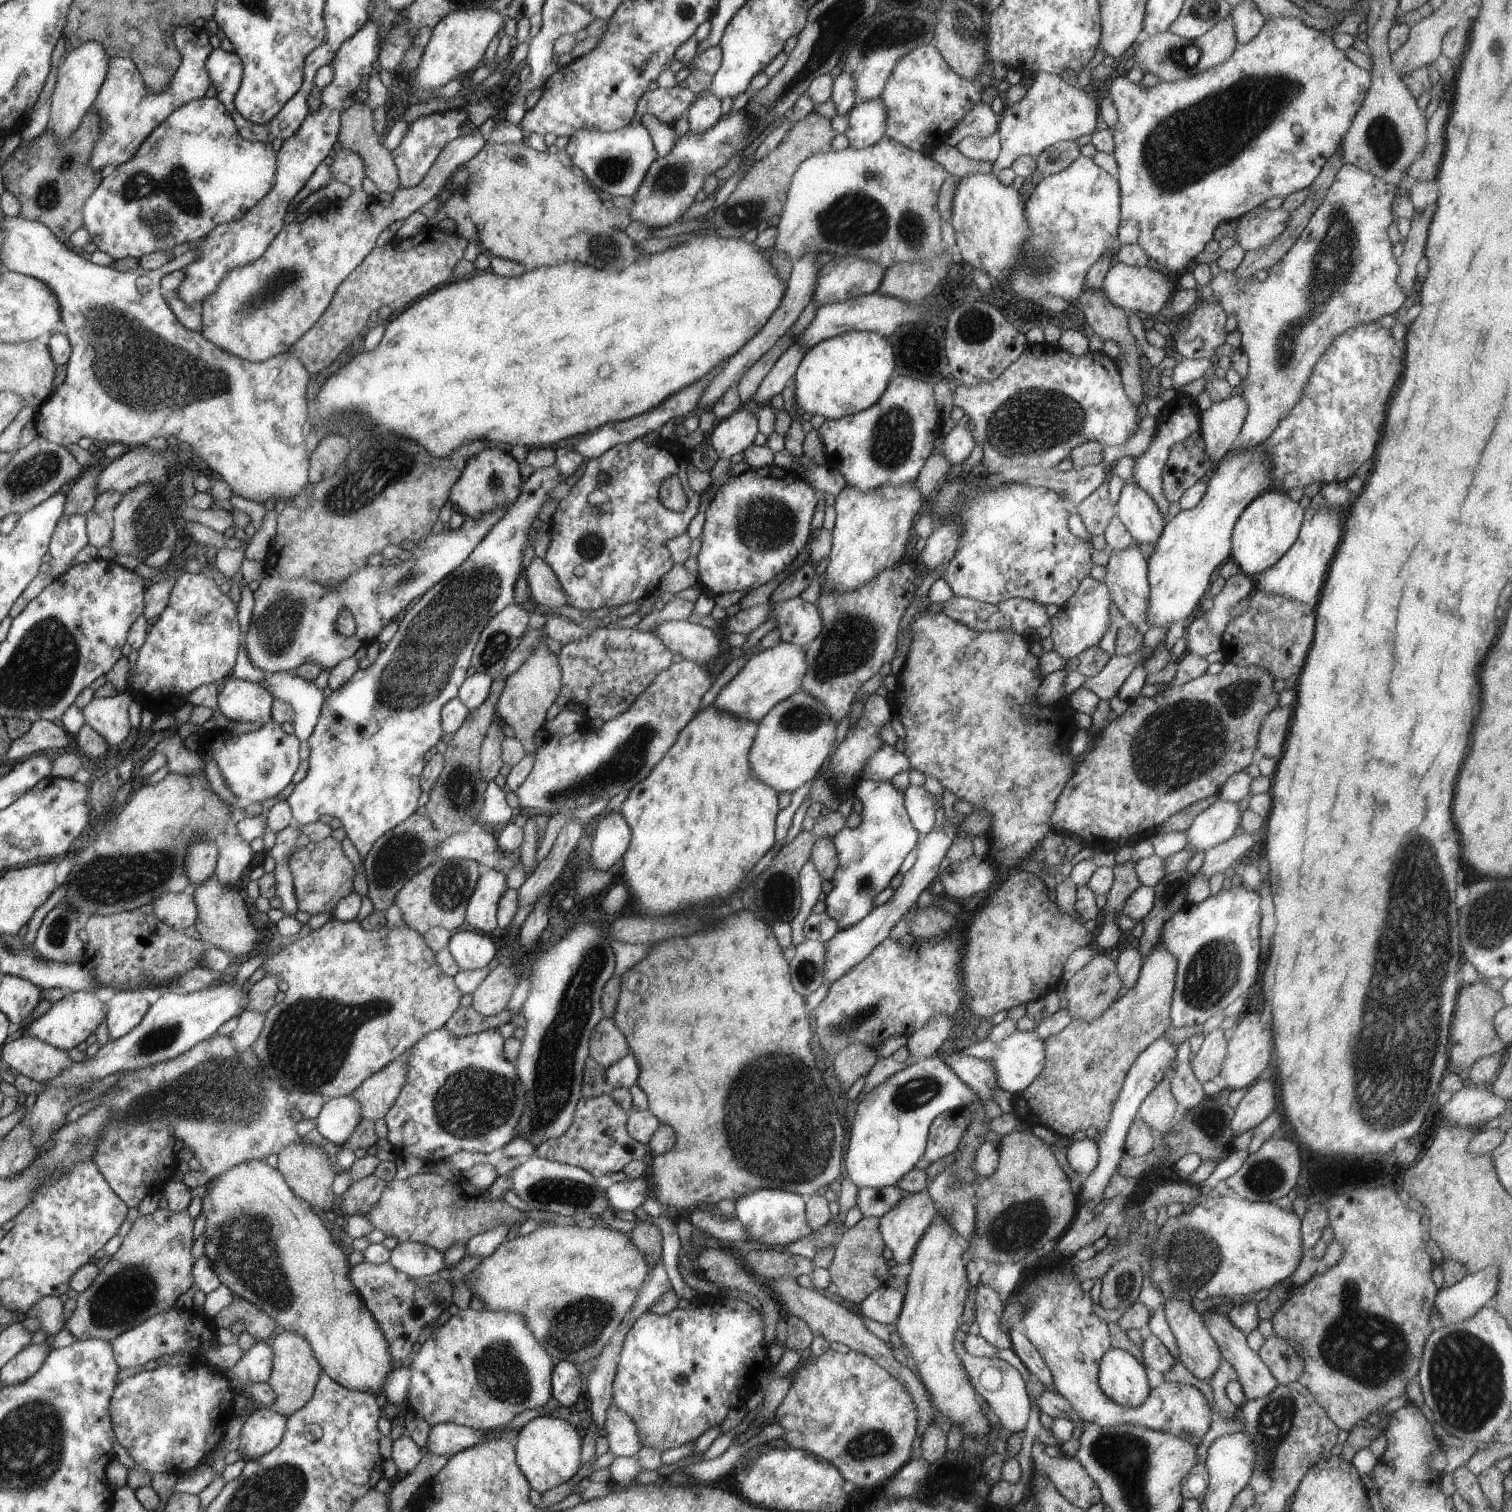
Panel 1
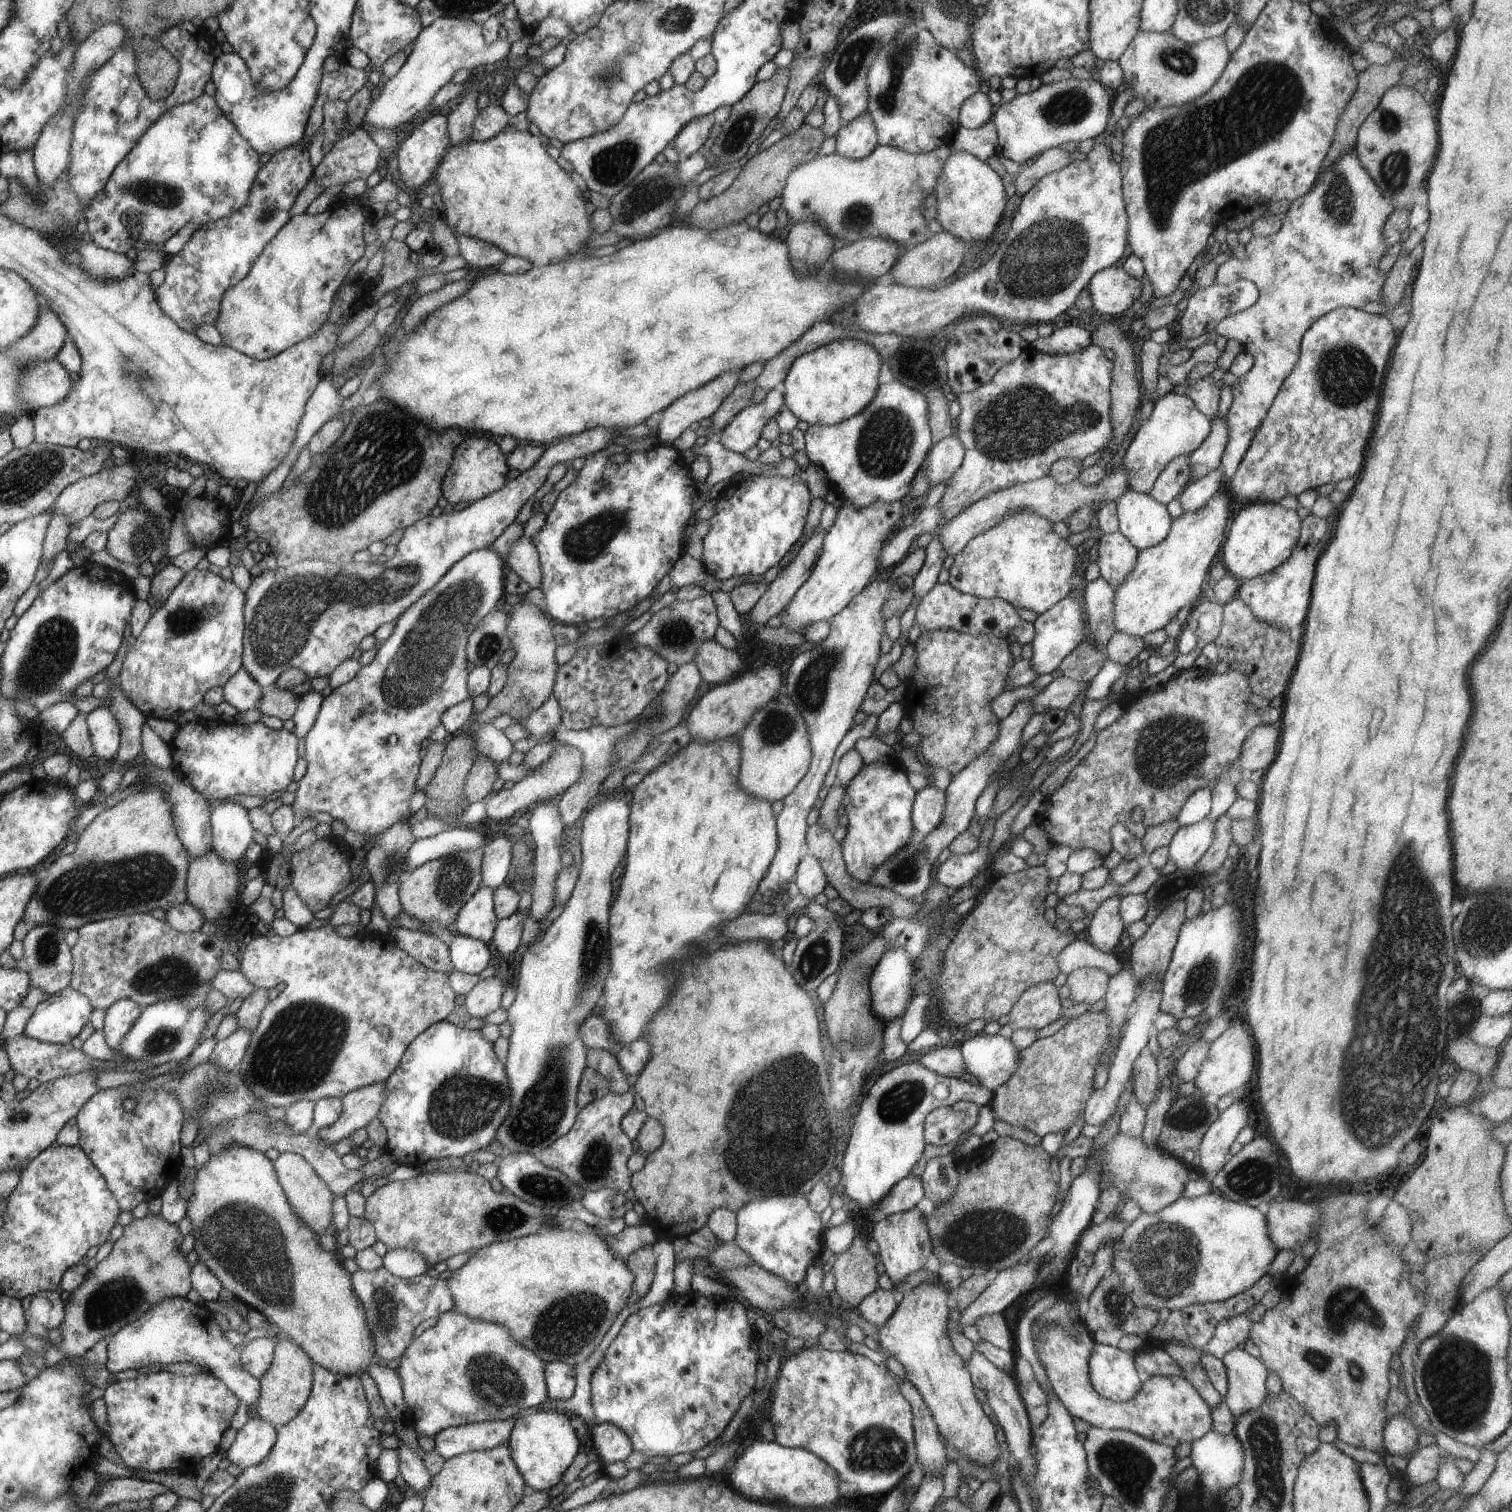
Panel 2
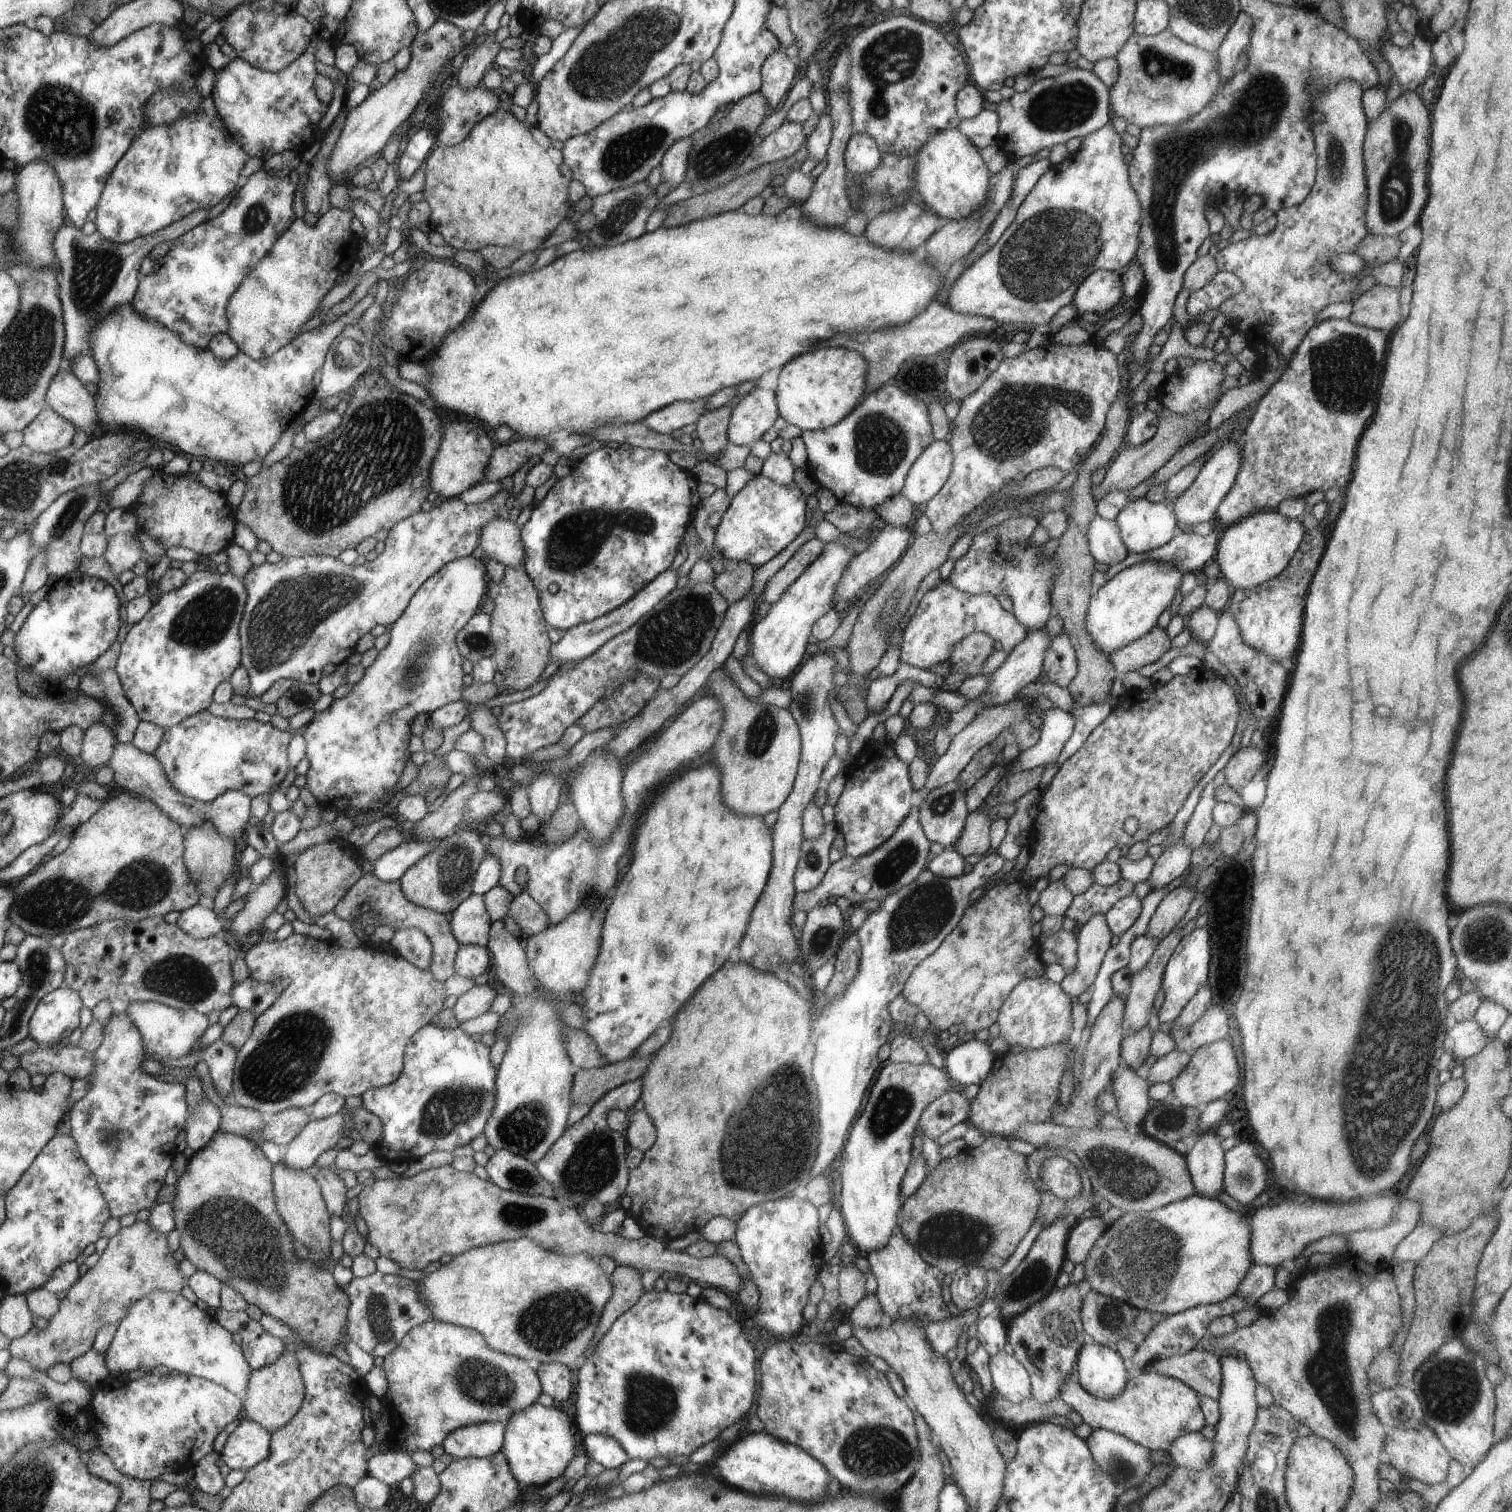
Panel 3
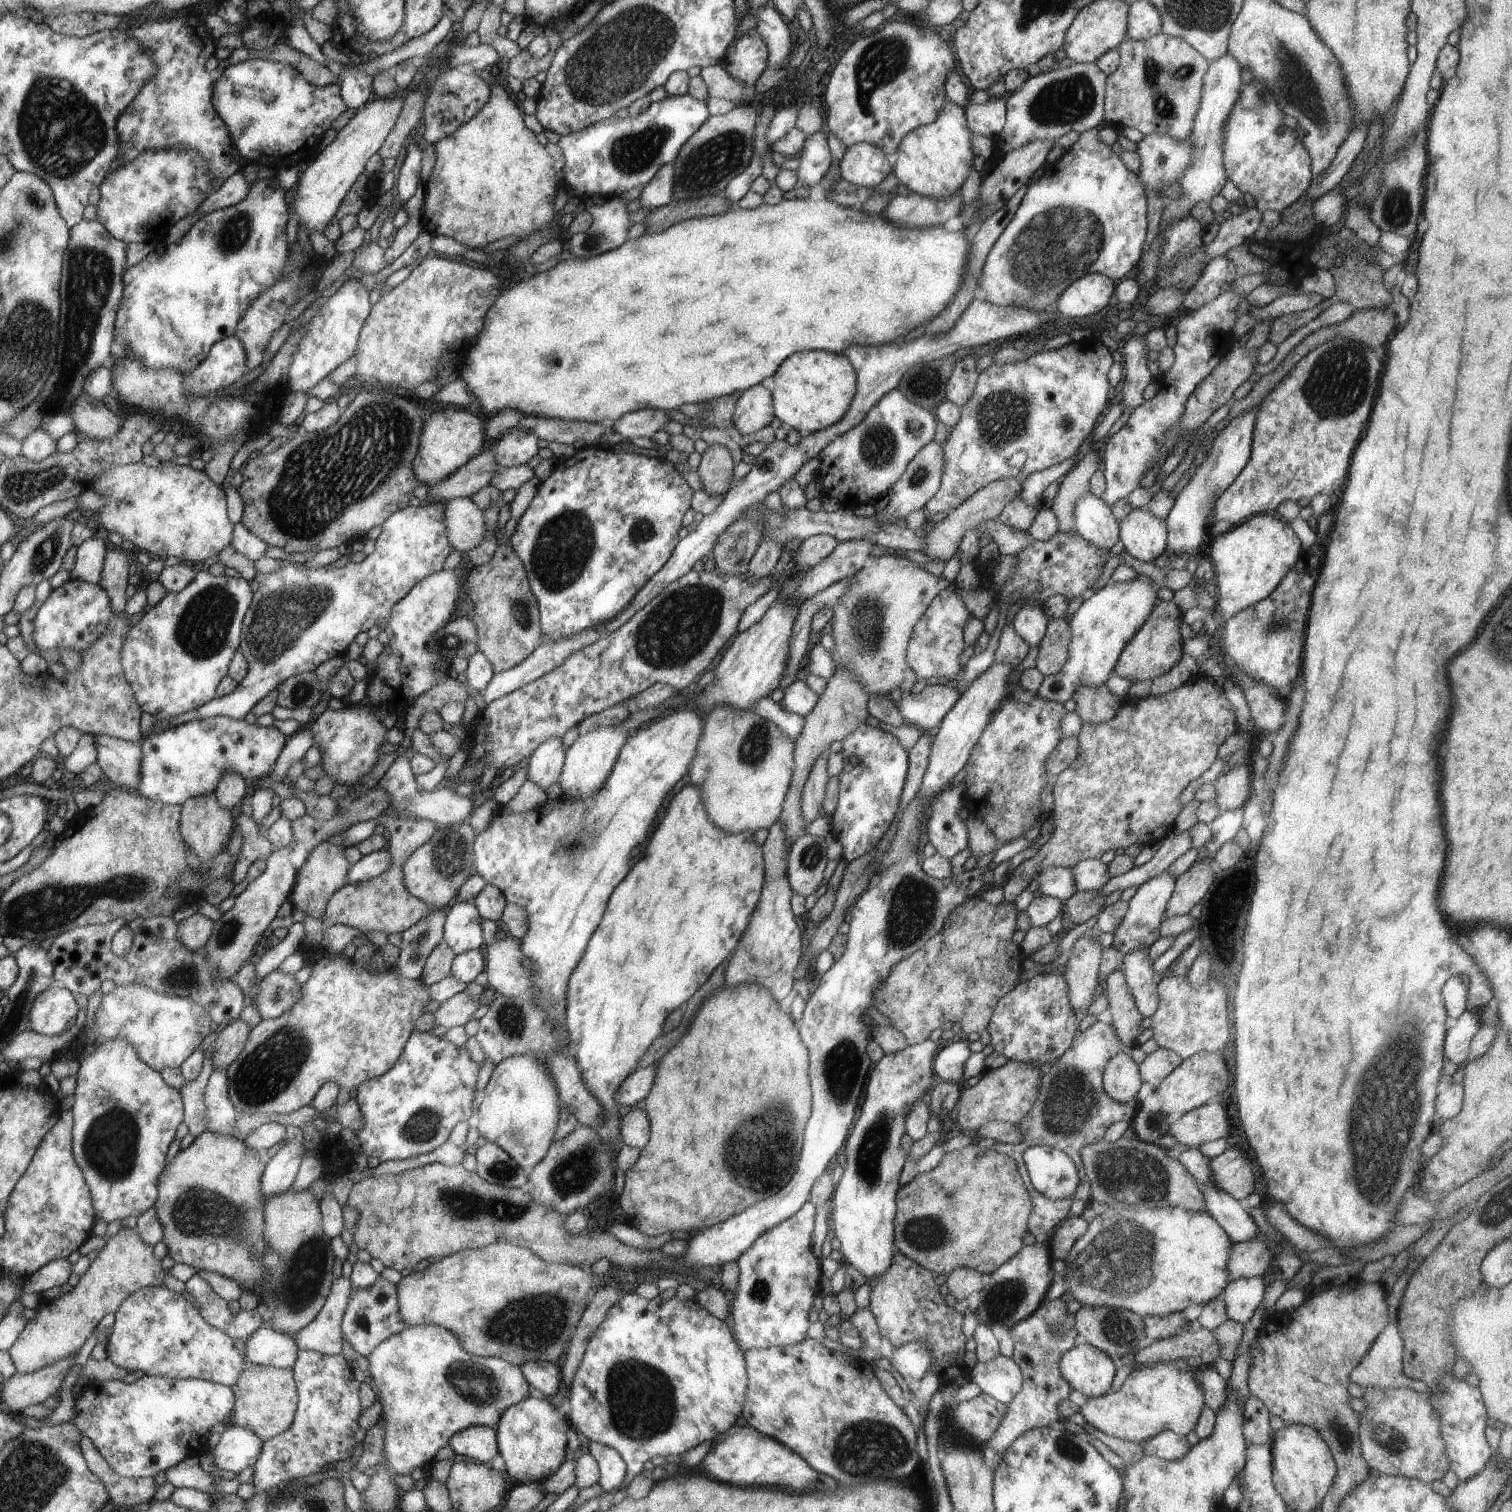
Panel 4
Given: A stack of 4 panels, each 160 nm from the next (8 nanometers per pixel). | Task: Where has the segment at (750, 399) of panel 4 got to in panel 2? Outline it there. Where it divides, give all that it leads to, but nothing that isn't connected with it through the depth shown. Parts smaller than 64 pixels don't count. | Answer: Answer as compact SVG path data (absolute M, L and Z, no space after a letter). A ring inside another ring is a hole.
M768 391L759 404L741 410L720 432L720 442L729 451L743 455L758 442L764 425L784 408L783 392Z

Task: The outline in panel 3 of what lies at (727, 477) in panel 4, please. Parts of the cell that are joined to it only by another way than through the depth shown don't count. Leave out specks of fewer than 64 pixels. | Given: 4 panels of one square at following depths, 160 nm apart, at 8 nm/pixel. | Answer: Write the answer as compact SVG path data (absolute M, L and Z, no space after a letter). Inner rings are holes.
M726 403L714 410L708 409L695 422L702 448L711 458L717 457L719 452L730 443L727 437L727 430L732 411L730 404Z

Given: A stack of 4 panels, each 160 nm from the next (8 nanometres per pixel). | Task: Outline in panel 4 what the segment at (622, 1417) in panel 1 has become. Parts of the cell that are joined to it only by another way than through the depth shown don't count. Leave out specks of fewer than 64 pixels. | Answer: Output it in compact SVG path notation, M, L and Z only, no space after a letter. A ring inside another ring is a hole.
M596 1441L585 1443L584 1449L597 1460L598 1483L603 1492L617 1492L626 1477L626 1463L620 1453L615 1448Z

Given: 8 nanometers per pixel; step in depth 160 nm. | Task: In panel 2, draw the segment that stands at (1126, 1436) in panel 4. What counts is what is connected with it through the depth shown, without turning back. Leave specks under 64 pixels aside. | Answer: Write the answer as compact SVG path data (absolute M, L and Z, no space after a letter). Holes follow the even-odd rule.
M1082 1321L1075 1326L1075 1333L1058 1323L1048 1323L1035 1336L1035 1348L1052 1388L1074 1418L1088 1422L1092 1428L1124 1429L1173 1447L1183 1442L1192 1443L1211 1430L1211 1406L1182 1375L1154 1375L1142 1383L1138 1394L1131 1401L1125 1403L1100 1396L1090 1382L1088 1364L1096 1342L1095 1334Z

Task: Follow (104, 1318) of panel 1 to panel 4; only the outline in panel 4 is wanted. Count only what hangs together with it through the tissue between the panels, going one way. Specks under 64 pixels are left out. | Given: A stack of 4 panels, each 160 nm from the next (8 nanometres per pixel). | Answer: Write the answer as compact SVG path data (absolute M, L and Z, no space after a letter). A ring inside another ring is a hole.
M122 1227L117 1234L112 1235L101 1248L98 1256L91 1262L89 1269L80 1277L74 1289L60 1295L59 1298L42 1301L36 1309L36 1317L28 1320L18 1340L7 1350L17 1372L20 1374L34 1373L44 1367L54 1365L56 1361L75 1357L86 1339L98 1328L99 1322L107 1314L115 1314L128 1296L147 1287L162 1287L166 1280L166 1270L162 1268L160 1258L156 1258L153 1250L154 1247L143 1241L136 1229Z

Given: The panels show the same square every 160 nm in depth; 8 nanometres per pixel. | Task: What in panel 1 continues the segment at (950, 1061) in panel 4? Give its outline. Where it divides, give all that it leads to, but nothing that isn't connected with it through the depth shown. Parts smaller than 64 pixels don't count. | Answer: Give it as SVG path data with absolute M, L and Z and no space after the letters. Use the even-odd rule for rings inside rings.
M1037 1030L1032 1032L1017 1031L1010 1036L1006 1036L1000 1042L994 1042L989 1037L980 1041L976 1040L974 1044L964 1050L964 1054L980 1060L990 1060L996 1068L998 1088L1012 1093L1014 1097L1018 1092L1022 1092L1026 1086L1030 1086L1032 1080L1038 1078L1038 1074L1042 1072L1042 1068L1044 1068L1043 1040L1044 1038L1038 1034Z

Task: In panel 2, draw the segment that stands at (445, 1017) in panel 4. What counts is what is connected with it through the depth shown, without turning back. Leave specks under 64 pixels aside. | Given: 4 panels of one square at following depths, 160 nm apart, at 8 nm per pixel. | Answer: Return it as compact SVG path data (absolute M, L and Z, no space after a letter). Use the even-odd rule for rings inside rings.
M493 975L477 982L476 986L465 994L463 1005L470 1016L484 1019L487 1014L501 1007L505 989L502 979Z

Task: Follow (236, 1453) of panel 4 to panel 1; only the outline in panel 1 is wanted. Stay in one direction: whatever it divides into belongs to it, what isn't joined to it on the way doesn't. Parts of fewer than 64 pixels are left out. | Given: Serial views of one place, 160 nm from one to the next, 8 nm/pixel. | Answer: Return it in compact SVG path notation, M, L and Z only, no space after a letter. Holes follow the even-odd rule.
M257 1407L242 1424L236 1452L244 1461L258 1460L283 1442L287 1418L268 1407Z

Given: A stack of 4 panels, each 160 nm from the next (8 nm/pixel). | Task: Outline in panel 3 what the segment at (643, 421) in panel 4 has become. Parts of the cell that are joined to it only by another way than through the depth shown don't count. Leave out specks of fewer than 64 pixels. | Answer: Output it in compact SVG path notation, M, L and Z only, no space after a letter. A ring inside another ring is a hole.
M700 398L691 401L676 401L655 413L644 418L647 424L656 432L670 435L688 424L695 423L704 414L707 398Z

